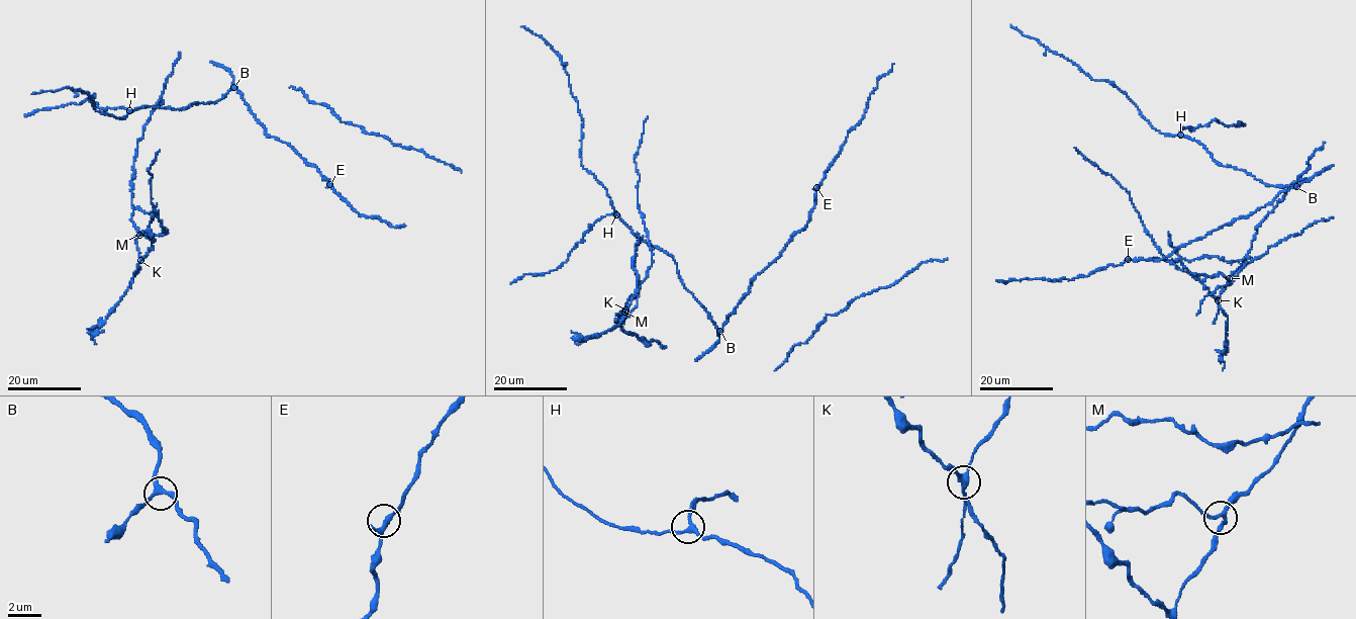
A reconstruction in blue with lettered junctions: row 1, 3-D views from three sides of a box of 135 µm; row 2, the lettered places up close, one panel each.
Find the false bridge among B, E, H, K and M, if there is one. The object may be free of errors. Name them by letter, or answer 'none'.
K

